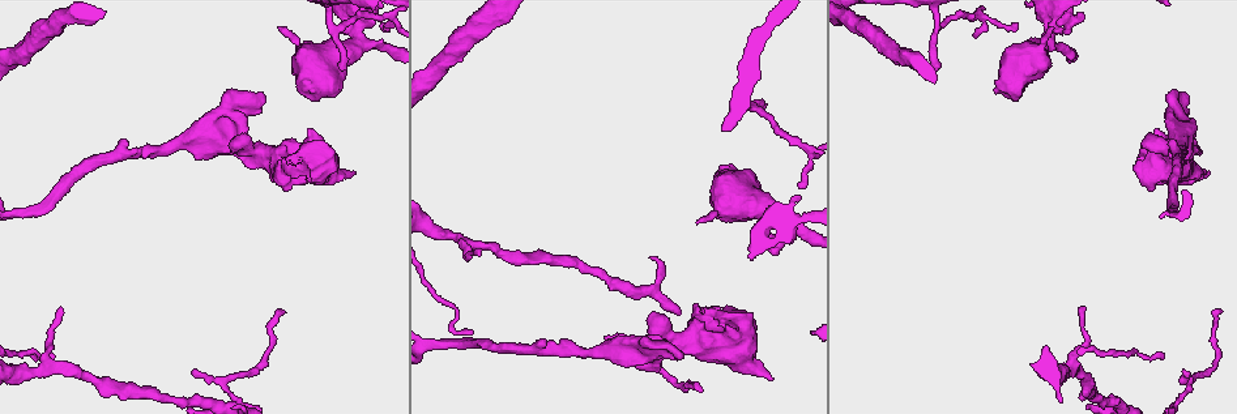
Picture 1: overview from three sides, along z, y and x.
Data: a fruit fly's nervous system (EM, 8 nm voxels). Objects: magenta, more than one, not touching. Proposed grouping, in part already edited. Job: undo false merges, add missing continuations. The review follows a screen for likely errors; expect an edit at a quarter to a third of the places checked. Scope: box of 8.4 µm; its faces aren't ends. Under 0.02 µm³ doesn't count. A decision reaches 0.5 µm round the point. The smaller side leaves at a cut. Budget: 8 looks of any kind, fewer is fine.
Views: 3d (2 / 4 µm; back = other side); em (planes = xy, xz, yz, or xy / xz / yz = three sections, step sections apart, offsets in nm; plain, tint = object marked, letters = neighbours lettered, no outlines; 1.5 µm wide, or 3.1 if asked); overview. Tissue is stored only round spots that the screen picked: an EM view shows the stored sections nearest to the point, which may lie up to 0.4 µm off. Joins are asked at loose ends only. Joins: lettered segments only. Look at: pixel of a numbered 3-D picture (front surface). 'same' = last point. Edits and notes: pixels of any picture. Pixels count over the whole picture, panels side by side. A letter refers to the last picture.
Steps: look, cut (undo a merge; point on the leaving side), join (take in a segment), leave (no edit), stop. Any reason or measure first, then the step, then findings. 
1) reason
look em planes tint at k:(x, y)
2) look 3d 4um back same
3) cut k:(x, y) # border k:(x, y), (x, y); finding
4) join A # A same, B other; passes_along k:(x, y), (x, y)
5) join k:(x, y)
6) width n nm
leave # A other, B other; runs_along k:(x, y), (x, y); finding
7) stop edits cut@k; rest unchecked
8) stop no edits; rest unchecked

thin end
look em yz step 8 letters at 1:(699, 219)

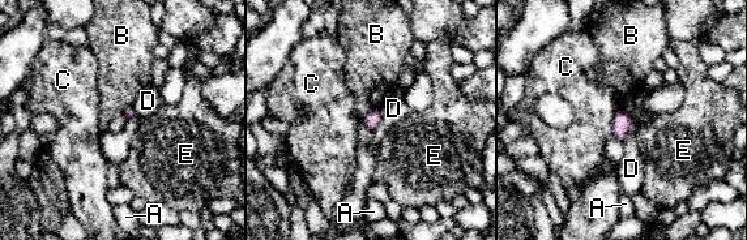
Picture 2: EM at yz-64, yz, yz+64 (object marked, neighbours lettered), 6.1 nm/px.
look em planes letters same

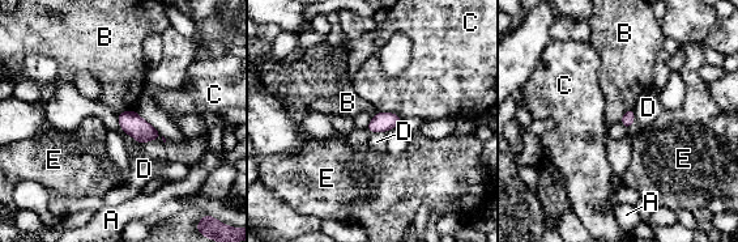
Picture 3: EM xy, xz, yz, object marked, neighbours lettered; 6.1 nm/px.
longest_contact C 160 nm
leave # A other, B other, C other, D other, E other; border 3:(132, 109), (116, 114); no lettered segment goes on from it

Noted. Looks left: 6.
an open end
look em yz step 4 plain at 1:(353, 171)

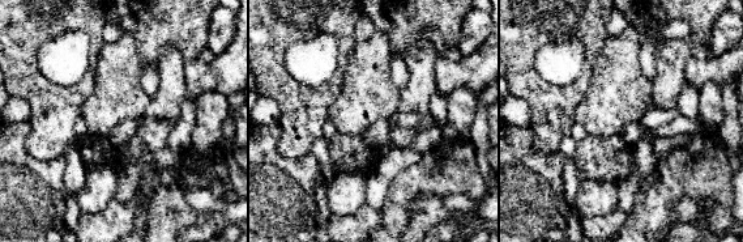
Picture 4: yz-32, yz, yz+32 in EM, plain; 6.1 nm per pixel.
look em yz step 4 letters same

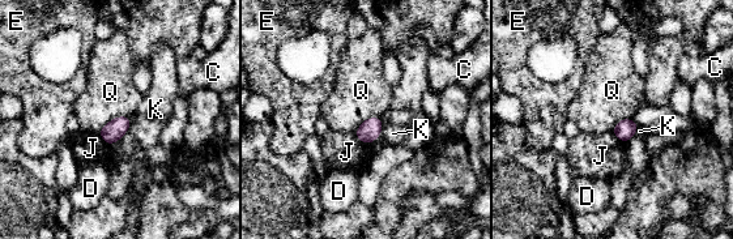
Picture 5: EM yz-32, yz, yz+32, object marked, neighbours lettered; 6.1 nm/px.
leave # C other, D other, E other, J other, K other, Q other; border 5:(128, 116), (113, 118), (98, 133); no lettered segment goes on from it

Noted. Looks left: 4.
thin end
look 3d 4um back at 1:(1185, 370)

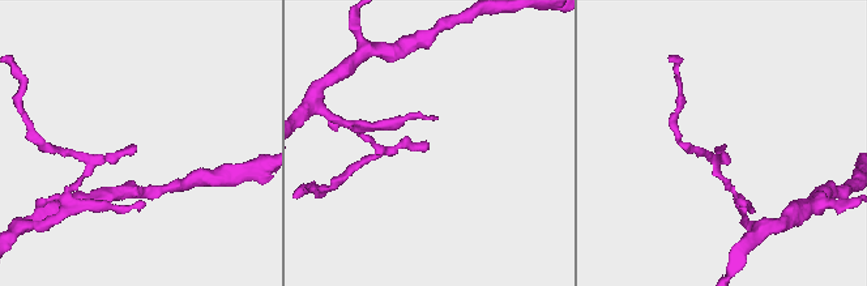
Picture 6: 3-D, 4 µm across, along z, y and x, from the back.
look em yz step 4 tint at 6:(135, 145)

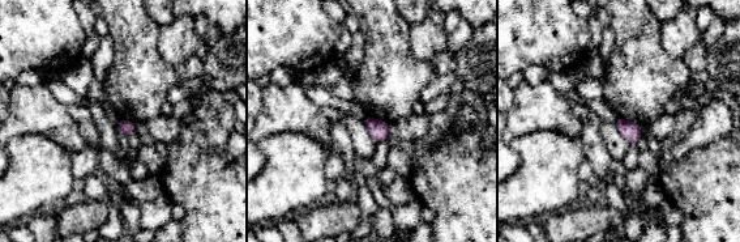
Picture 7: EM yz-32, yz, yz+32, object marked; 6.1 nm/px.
look em planes letters same

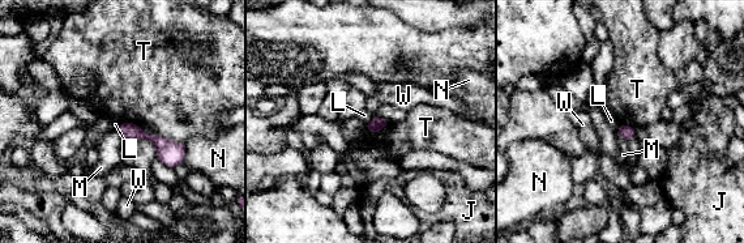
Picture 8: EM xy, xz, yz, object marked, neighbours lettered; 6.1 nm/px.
leave # J other, L other, M other, N other, T other, W other; no lettered segment goes on from it

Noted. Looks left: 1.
stop no edits; rest unchecked

